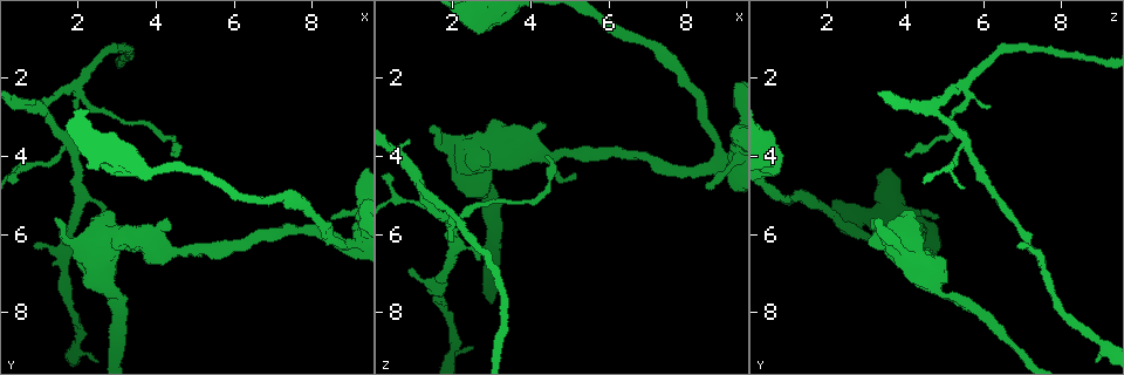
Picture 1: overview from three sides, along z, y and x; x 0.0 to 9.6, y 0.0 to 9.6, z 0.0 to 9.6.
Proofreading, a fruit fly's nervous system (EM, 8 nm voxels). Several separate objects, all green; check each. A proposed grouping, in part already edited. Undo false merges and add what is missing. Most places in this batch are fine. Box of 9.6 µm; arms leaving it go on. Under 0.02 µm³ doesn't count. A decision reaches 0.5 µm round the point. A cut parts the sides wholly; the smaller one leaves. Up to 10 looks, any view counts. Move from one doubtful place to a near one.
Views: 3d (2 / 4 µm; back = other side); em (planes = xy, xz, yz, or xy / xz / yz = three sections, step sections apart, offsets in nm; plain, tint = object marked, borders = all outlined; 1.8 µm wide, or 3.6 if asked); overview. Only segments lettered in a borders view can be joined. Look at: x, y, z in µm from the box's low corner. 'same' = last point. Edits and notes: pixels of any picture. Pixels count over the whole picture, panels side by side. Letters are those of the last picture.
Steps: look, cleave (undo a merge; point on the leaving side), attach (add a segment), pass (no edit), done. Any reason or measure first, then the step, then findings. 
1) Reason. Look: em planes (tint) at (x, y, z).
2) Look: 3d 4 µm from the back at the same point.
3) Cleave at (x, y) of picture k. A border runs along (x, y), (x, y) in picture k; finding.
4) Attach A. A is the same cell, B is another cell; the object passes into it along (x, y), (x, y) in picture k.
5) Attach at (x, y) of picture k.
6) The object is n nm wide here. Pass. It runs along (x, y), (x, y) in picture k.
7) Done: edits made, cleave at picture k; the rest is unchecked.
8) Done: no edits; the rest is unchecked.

Thin end. Look: 3d 2 µm at (4.35, 4.00, 4.00).

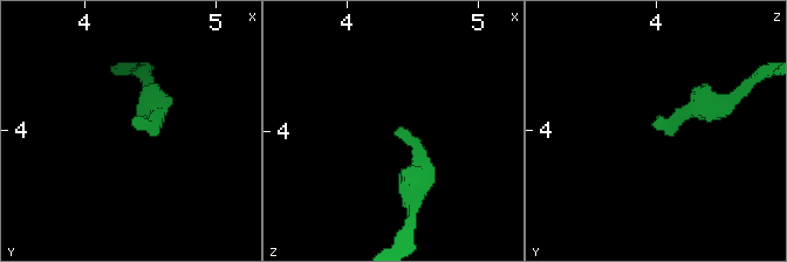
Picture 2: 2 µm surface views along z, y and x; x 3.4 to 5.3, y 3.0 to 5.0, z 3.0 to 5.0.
Shape alone is not enough. Look: em planes (borders) at (4.38, 3.96, 4.02).

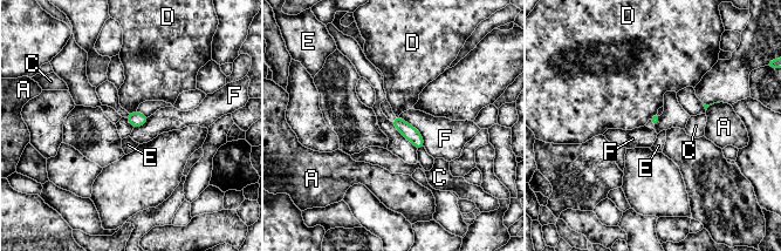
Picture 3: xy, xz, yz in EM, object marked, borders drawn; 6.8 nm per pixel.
Pass. A, C, D, E and F are other cells; a border runs along (398, 116), (418, 131), (424, 146) in picture 3; no lettered segment goes on from it.

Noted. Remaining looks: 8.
Calibre changes. Look: em xz step 16 (tint) at (1.95, 8.90, 9.10).

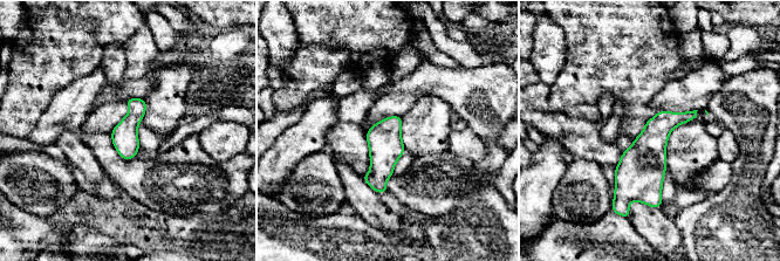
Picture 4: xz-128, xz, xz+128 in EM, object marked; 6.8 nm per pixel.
Cut it another way. Look: em planes (borders) at the same point.

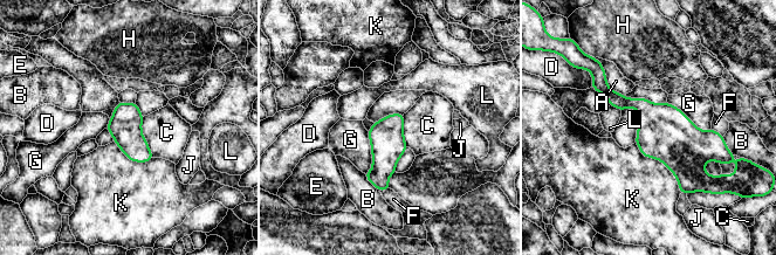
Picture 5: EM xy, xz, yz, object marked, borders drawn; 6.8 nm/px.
Pass. A, B, C, D, E, F, G, H, J, K and L are other cells; a border runs along (143, 116), (142, 136), (155, 157) in picture 5; continuous, no second neuron.

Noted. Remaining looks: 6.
Branch stops here. Look: 3d 2 µm at (0.95, 6.20, 6.85).

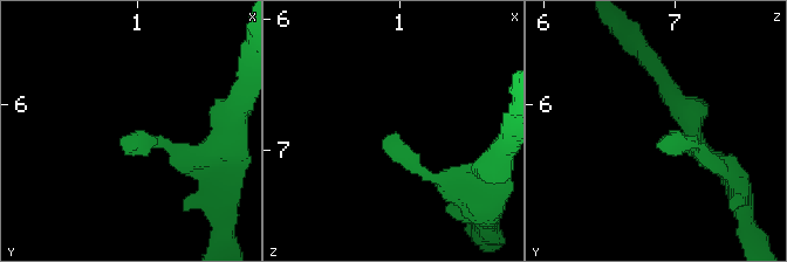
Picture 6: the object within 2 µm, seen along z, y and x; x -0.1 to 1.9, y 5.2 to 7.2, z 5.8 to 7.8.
Look: em planes (plain) at (0.90, 6.26, 6.88).

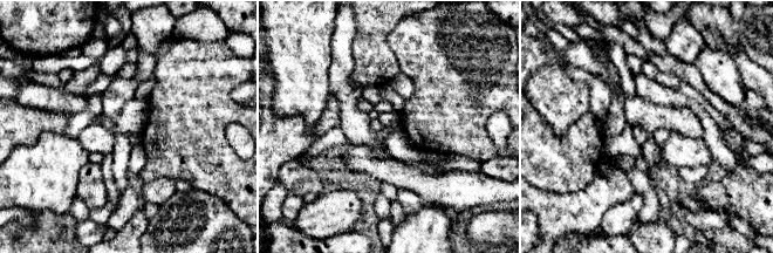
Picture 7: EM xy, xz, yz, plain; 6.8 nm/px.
See the neighbours. Look: em planes (borders) at the same point.

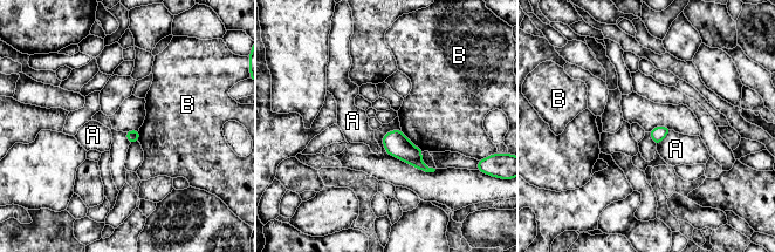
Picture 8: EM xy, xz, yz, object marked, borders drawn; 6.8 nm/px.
Pass. A and B are other cells; no lettered segment goes on from it.

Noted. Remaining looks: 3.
Thin end. Look: em xy step 4 (borders) at (2.00, 2.80, 6.20).

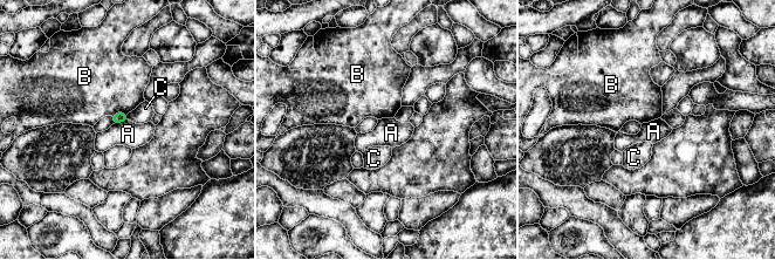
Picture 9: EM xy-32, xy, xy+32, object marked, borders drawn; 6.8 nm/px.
Cut it another way. Look: em planes (borders) at the same point.

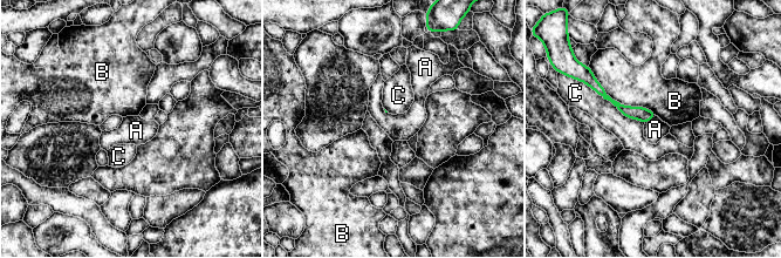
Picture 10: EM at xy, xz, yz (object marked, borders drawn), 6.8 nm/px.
Pass. A, B and C are other cells; a border runs along (655, 115), (644, 124) in picture 10; none of them fits.

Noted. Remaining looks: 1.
Done: no edits; the rest is unchecked.

